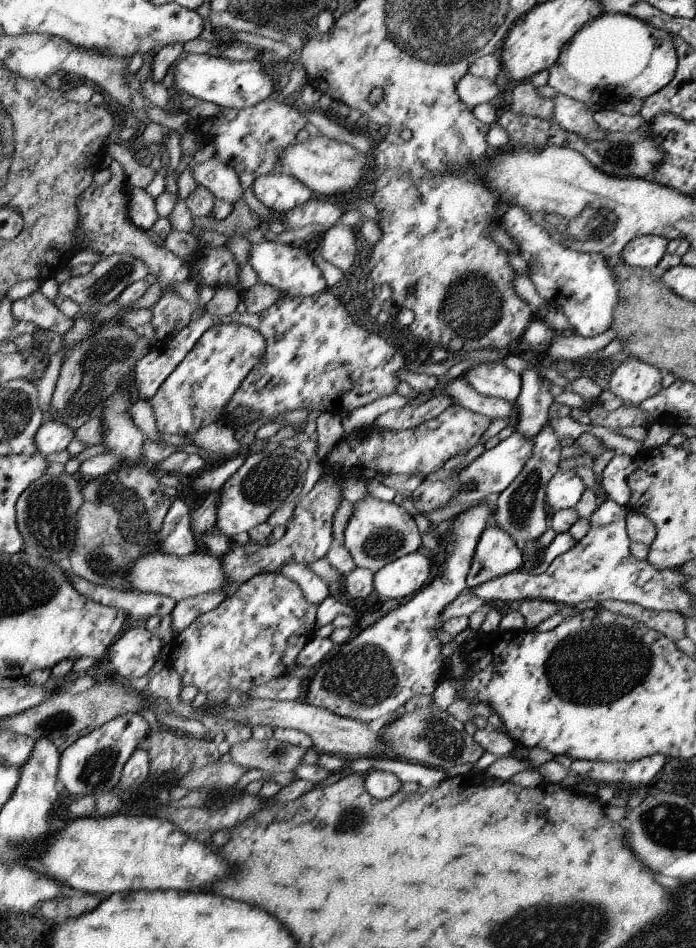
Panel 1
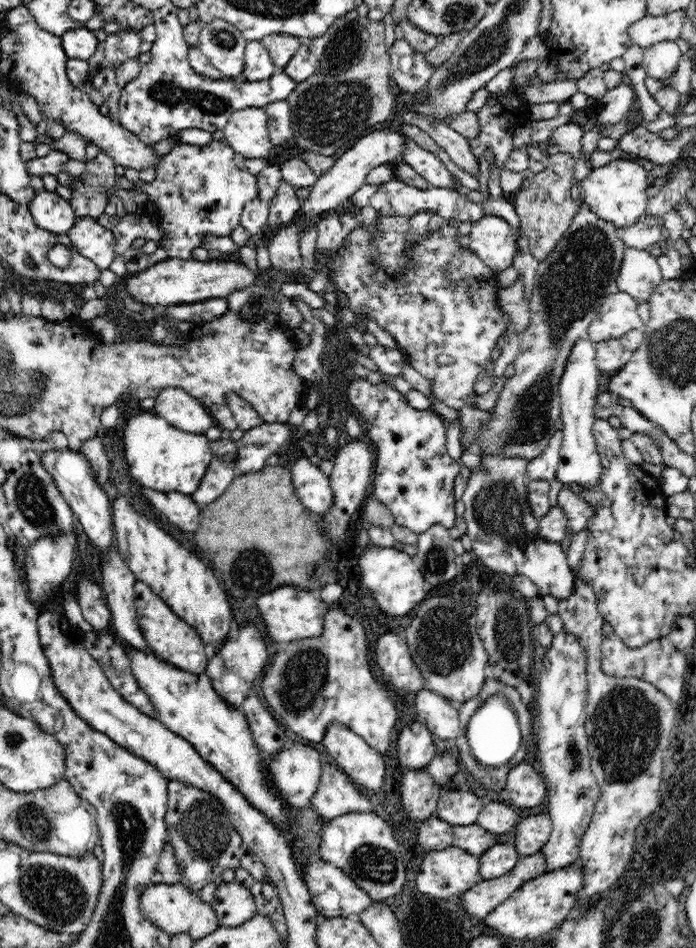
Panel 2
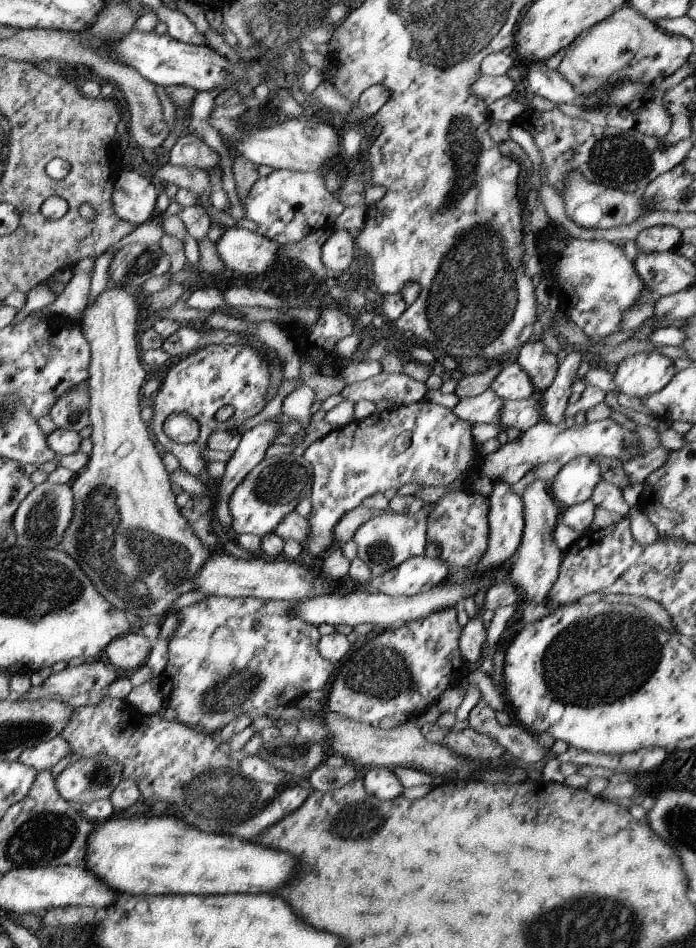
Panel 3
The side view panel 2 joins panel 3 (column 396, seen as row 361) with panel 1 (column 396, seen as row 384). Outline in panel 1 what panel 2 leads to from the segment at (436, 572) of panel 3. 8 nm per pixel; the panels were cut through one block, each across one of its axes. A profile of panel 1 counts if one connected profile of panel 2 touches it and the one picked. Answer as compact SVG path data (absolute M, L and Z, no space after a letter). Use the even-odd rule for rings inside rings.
M417 550L385 564L373 574L373 594L377 594L379 600L405 602L405 598L427 586L427 580L431 580L431 564L431 554L425 550Z

